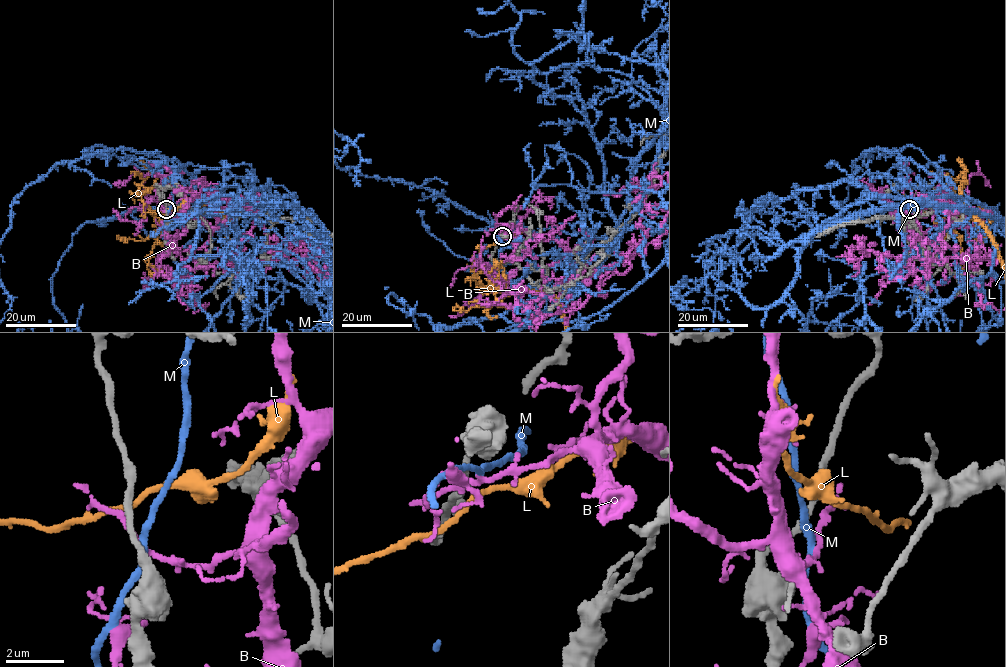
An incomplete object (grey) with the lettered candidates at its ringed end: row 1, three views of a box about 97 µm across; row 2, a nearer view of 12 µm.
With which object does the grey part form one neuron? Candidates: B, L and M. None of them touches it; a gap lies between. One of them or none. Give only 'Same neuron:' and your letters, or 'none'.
Same neuron: L

